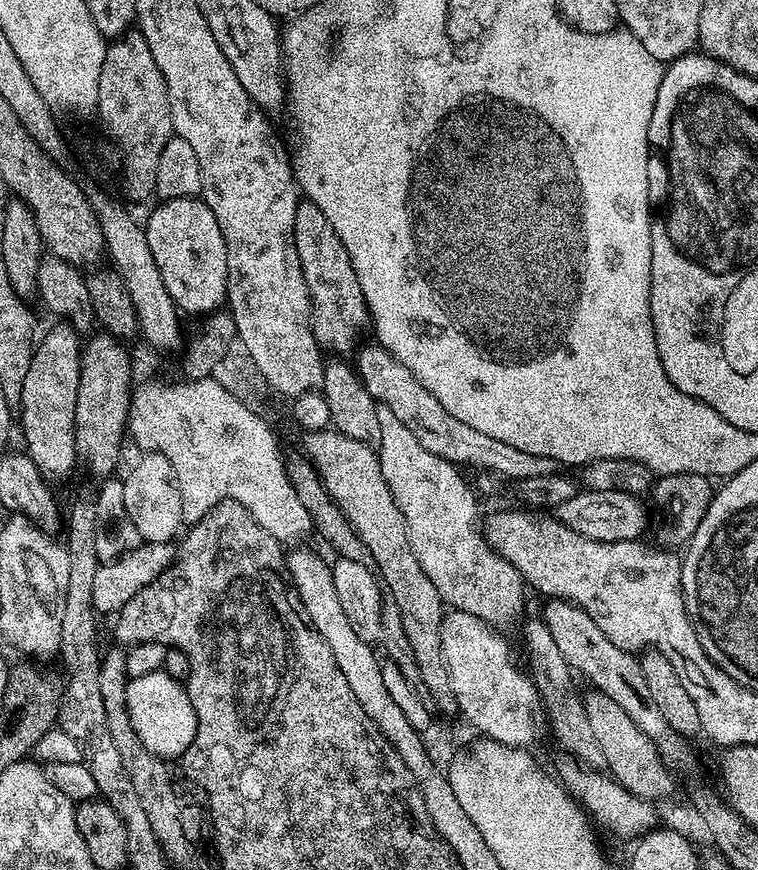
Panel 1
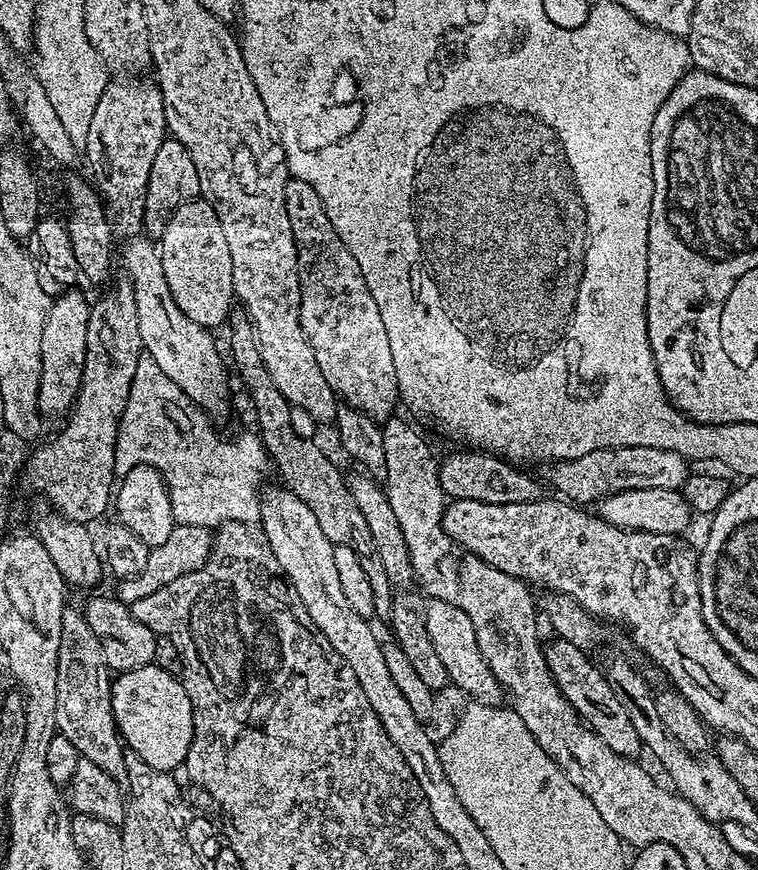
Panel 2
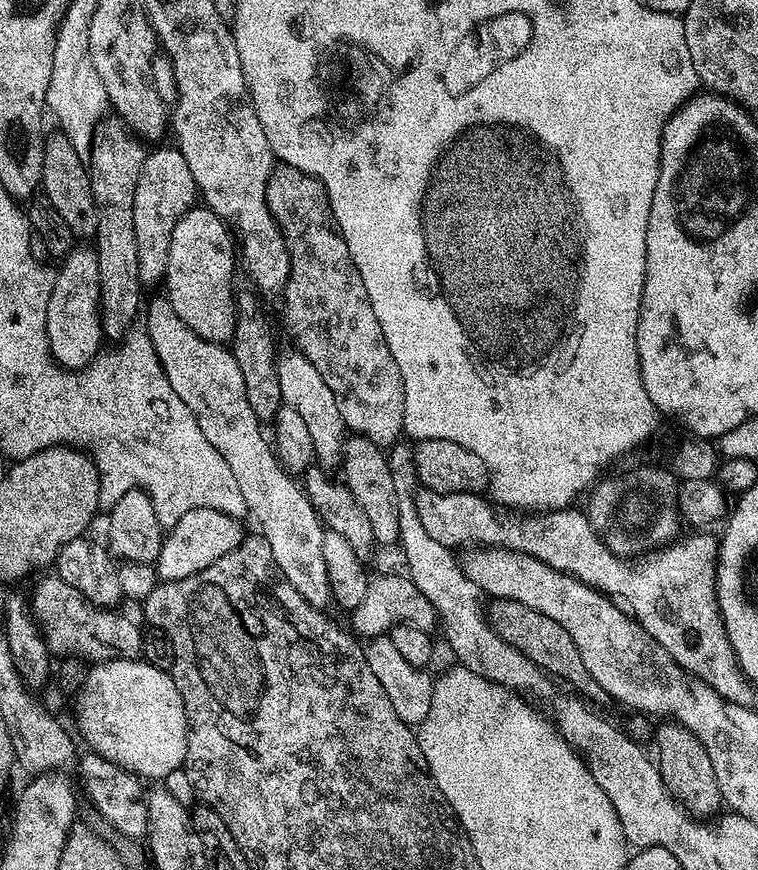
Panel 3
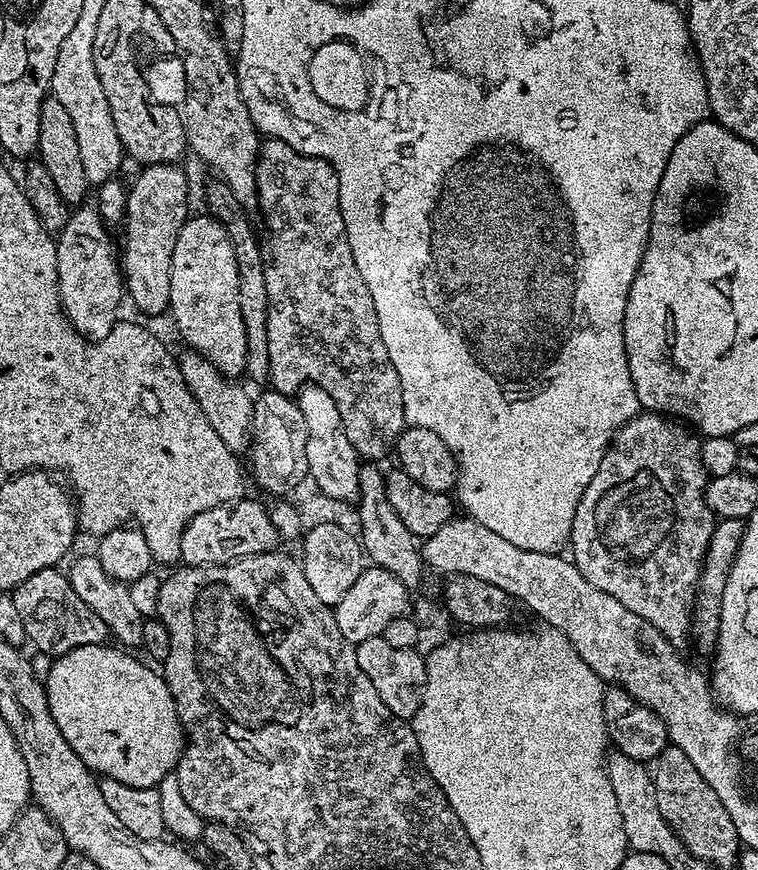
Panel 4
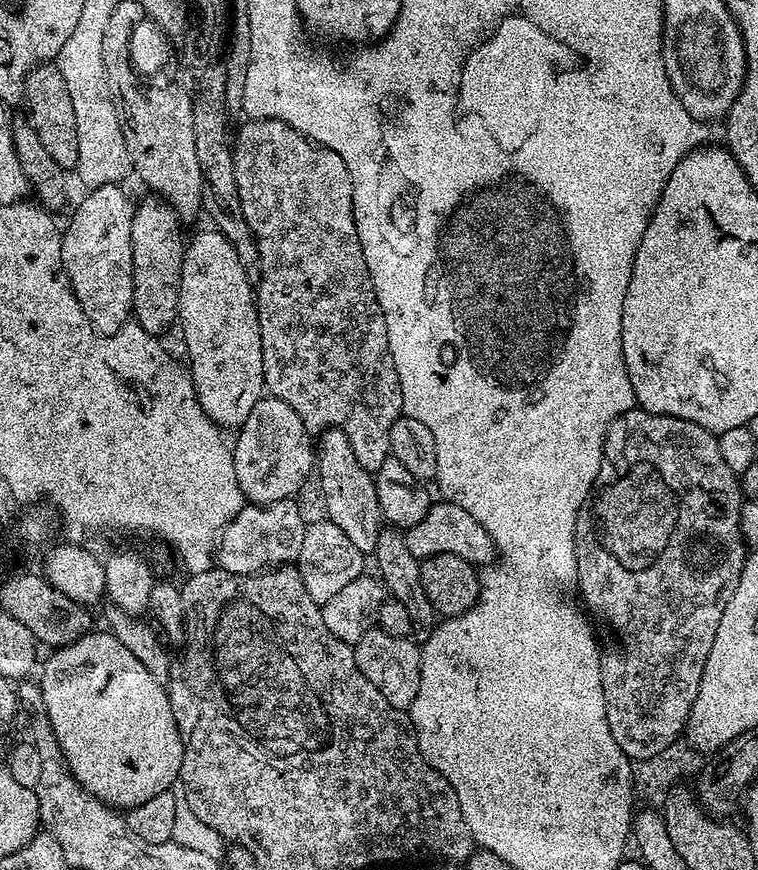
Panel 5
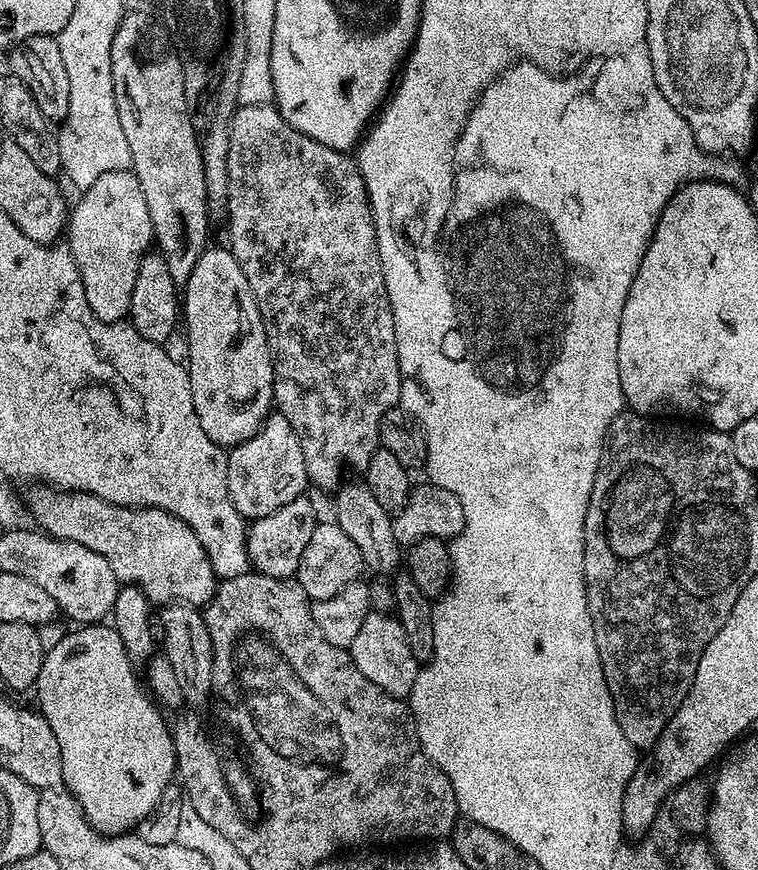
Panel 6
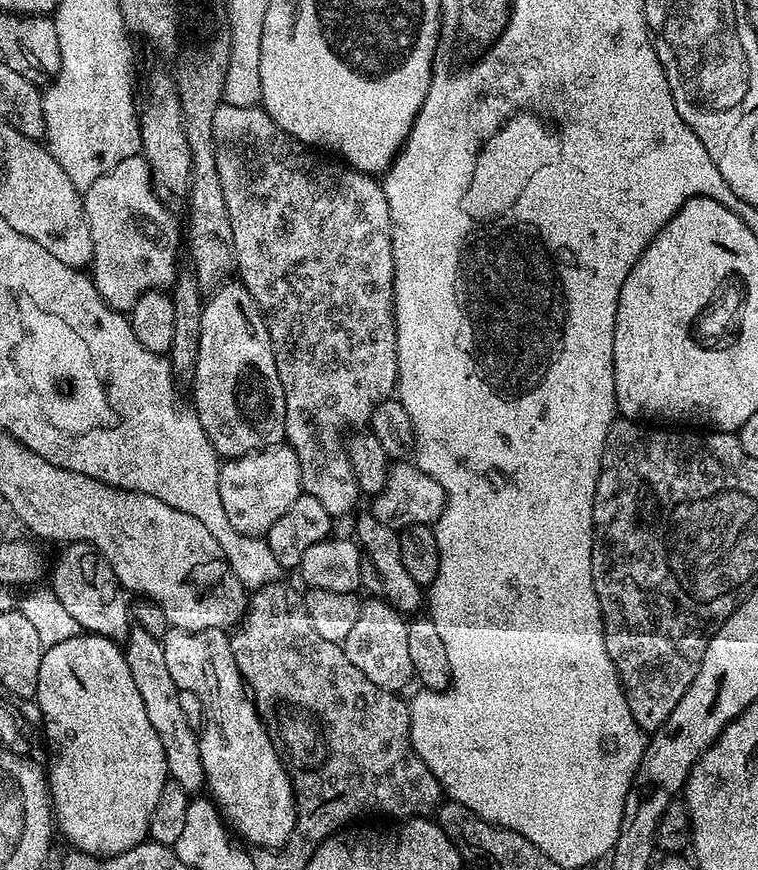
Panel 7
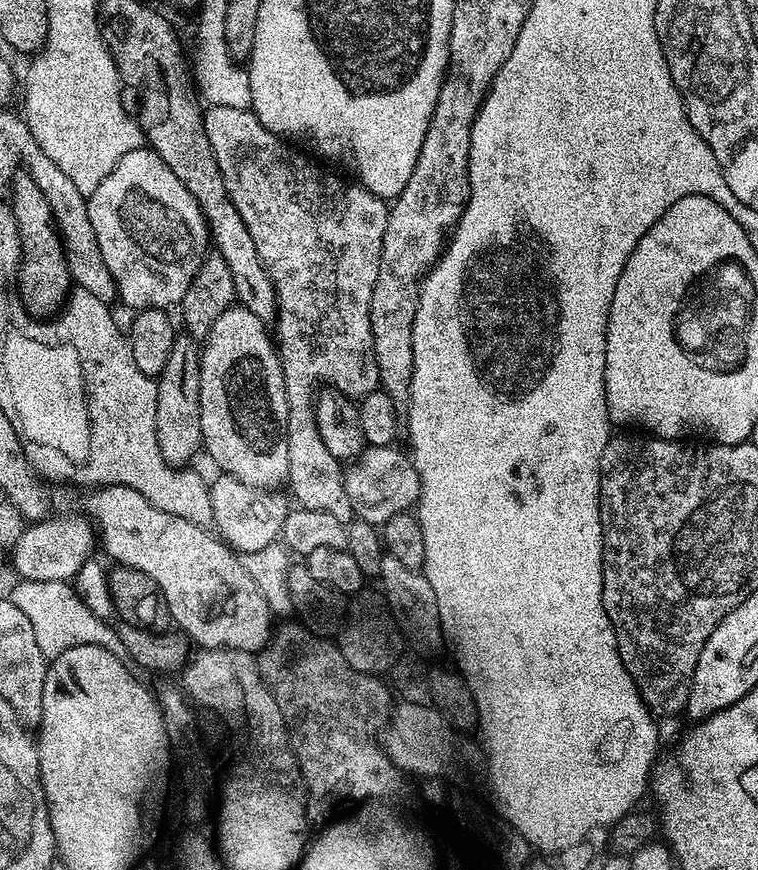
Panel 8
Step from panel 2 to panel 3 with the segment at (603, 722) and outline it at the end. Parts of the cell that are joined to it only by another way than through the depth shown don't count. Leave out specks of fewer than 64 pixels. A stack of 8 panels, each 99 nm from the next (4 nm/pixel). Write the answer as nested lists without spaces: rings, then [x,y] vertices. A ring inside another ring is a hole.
[[[496,600],[488,608],[489,623],[499,637],[508,645],[514,646],[520,653],[526,654],[530,662],[534,662],[557,681],[565,680],[569,689],[575,690],[589,705],[597,706],[605,703],[606,697],[602,686],[590,678],[590,670],[582,662],[582,654],[578,654],[578,646],[574,646],[574,638],[554,622],[554,618],[546,618],[546,614],[538,614],[538,610],[530,610],[530,606],[524,606],[513,600]]]

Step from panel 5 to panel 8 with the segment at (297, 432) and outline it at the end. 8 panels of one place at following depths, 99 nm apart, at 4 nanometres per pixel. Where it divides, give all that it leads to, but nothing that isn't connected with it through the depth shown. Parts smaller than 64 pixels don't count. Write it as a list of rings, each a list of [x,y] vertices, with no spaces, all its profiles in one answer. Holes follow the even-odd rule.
[[[220,474],[217,477],[216,481],[214,479],[211,481],[208,493],[212,524],[220,539],[240,554],[257,552],[277,543],[284,520],[290,511],[290,505],[283,496],[283,491],[255,488],[227,474]]]

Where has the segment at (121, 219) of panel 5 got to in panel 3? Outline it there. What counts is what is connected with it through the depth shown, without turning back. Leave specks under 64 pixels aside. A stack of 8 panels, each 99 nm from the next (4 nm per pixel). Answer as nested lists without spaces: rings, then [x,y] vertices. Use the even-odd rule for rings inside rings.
[[[73,247],[59,261],[60,269],[54,272],[50,302],[46,306],[46,334],[52,359],[62,368],[79,370],[96,359],[101,351],[100,283],[98,258],[95,247]]]

